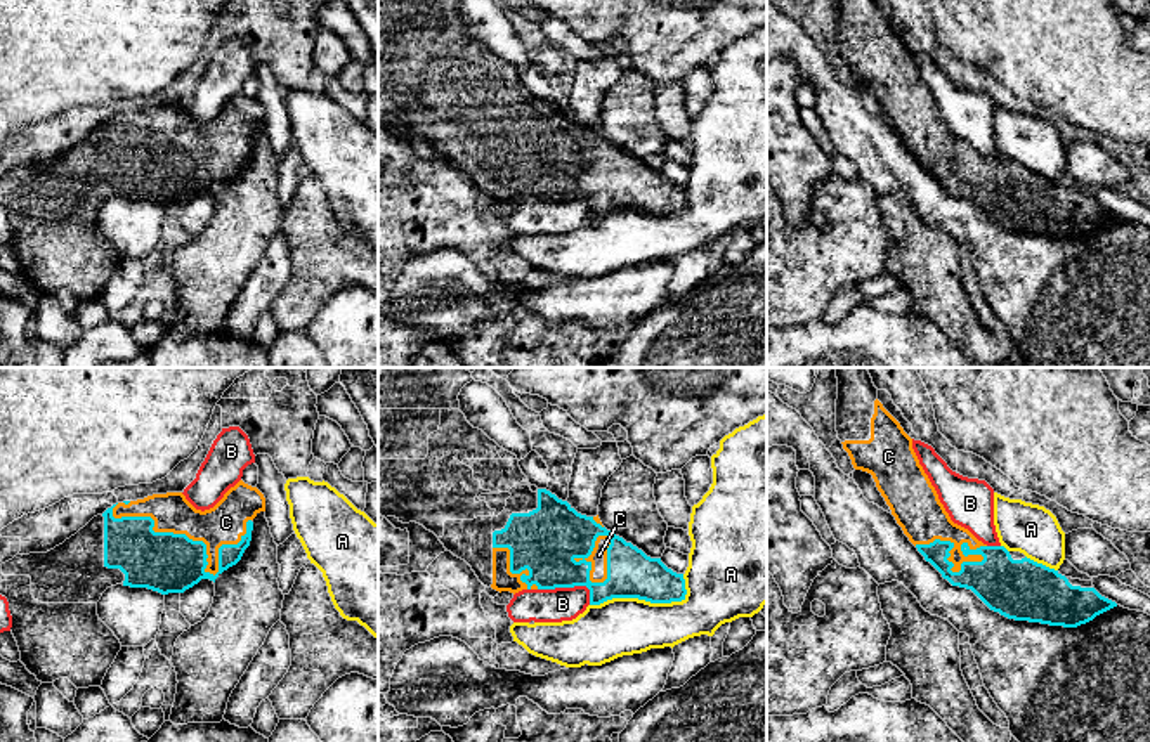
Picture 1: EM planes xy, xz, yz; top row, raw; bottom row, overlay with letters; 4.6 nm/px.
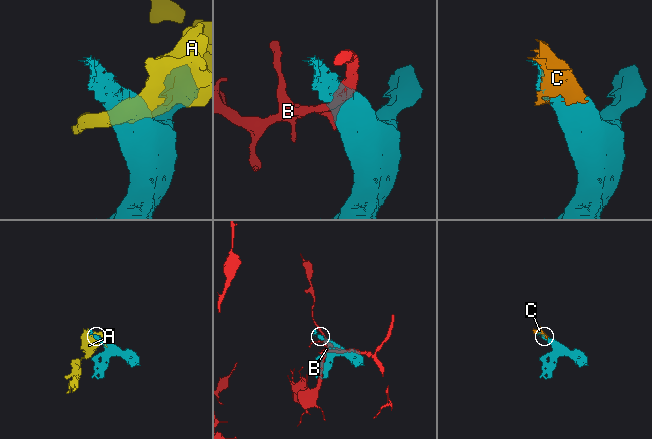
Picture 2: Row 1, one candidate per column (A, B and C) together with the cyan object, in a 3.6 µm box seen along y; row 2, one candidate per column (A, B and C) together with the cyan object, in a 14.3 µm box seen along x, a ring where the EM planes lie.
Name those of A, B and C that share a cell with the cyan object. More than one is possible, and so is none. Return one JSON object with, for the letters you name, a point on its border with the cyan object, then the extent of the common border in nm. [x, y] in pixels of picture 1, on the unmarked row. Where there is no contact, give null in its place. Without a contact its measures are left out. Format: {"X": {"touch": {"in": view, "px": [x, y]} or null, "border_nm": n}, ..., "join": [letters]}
{"C": {"touch": {"in": "xy", "px": [202, 153]}, "border_nm": 650}, "join": ["C"]}

